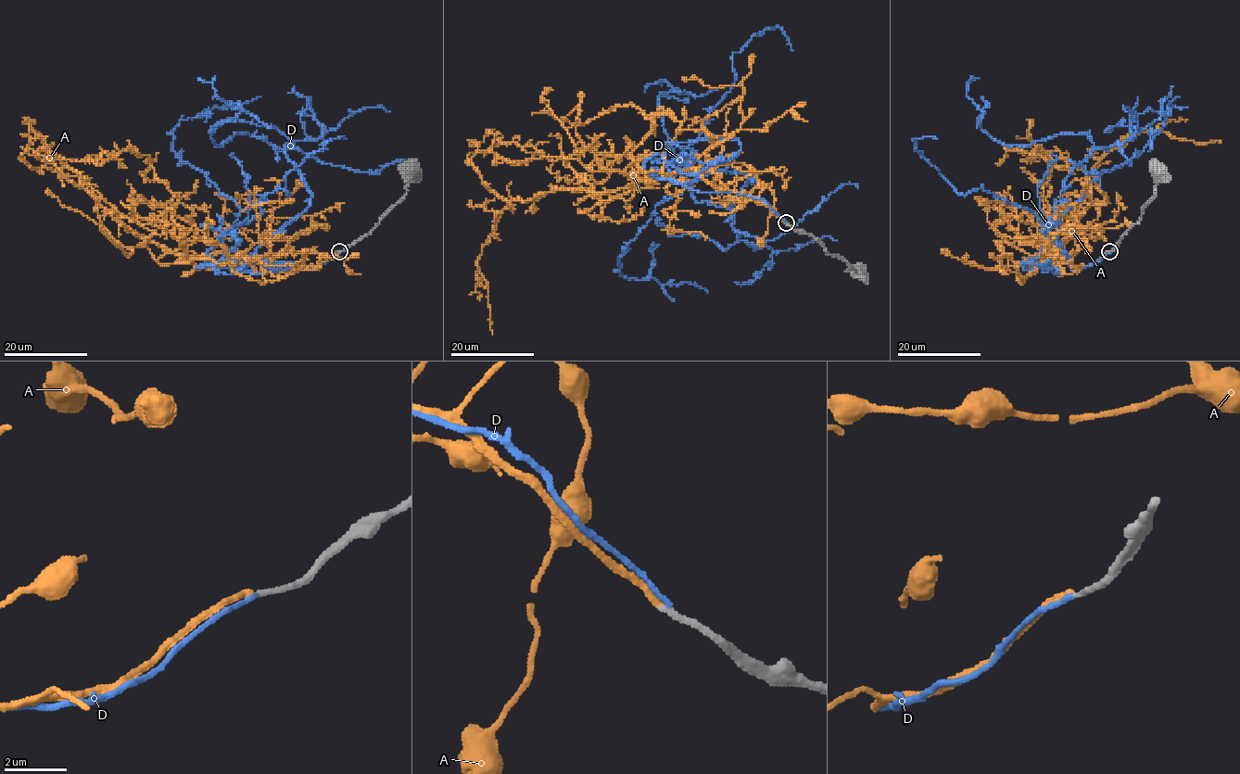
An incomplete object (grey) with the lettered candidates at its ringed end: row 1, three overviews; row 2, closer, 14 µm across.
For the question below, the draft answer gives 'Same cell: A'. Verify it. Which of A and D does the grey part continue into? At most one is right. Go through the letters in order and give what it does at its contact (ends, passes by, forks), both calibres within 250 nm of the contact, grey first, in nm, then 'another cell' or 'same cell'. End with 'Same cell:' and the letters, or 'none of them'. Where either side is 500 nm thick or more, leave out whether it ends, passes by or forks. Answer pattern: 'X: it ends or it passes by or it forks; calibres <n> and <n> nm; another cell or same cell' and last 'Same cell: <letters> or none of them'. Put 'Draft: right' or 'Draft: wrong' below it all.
A: it ends; calibres 170 and 240 nm; another cell
D: it ends; calibres 180 and 140 nm; same cell
Same cell: D
Draft: wrong

